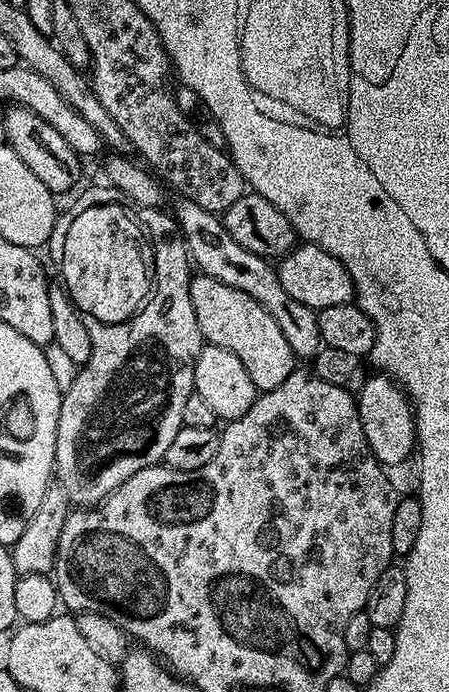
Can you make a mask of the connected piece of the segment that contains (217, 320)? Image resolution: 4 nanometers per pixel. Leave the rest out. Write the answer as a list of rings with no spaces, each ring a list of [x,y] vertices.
[[[196,274],[190,282],[190,302],[194,302],[194,318],[198,318],[205,341],[235,354],[242,366],[246,366],[246,374],[250,374],[257,390],[269,392],[290,378],[298,358],[290,350],[290,342],[286,342],[278,322],[274,322],[274,318],[270,318],[250,294],[242,294],[242,290],[226,286],[226,282]]]

